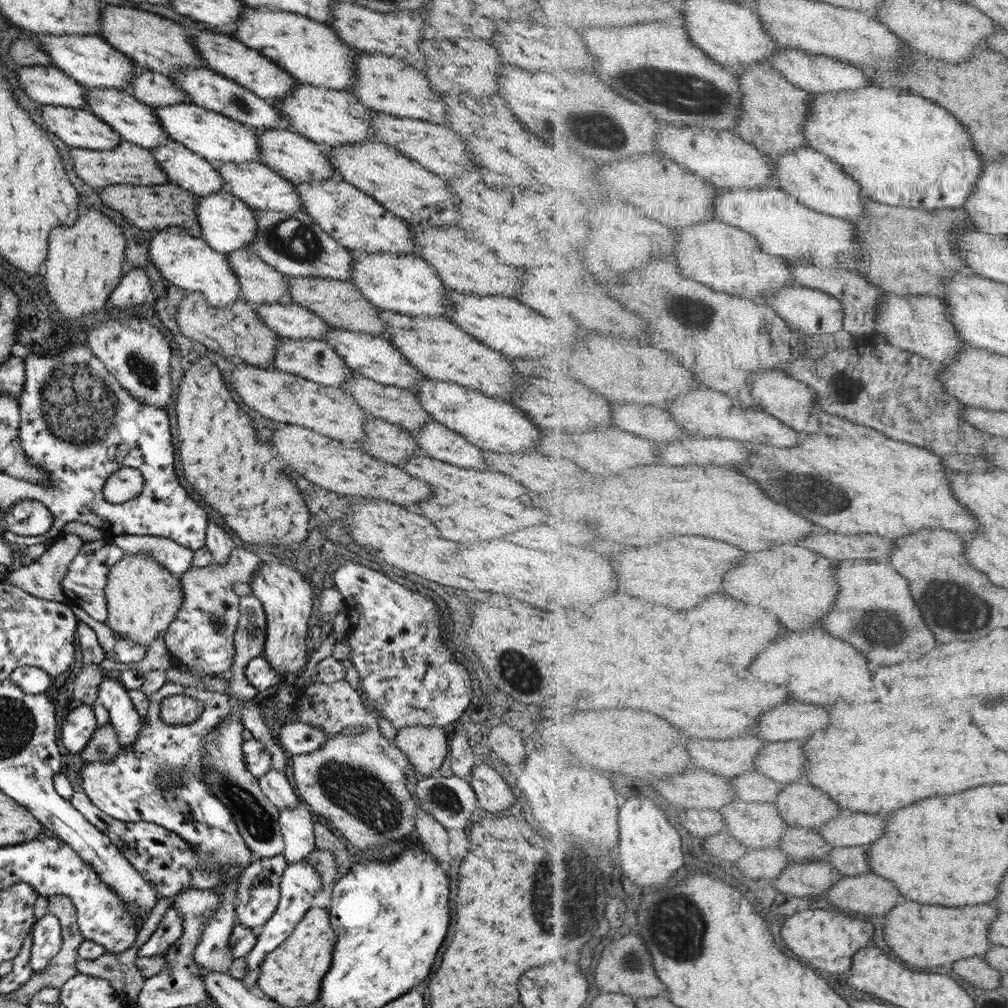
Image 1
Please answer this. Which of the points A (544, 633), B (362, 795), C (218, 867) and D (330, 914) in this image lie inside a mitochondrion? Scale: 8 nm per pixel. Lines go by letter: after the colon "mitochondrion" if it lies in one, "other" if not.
A: other
B: mitochondrion
C: other
D: other

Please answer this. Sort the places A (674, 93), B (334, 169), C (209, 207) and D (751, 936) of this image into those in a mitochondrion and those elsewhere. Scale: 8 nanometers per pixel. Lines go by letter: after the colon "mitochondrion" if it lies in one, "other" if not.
A: mitochondrion
B: other
C: other
D: other

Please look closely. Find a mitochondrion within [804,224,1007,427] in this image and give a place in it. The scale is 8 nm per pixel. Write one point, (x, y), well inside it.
(846, 388)

